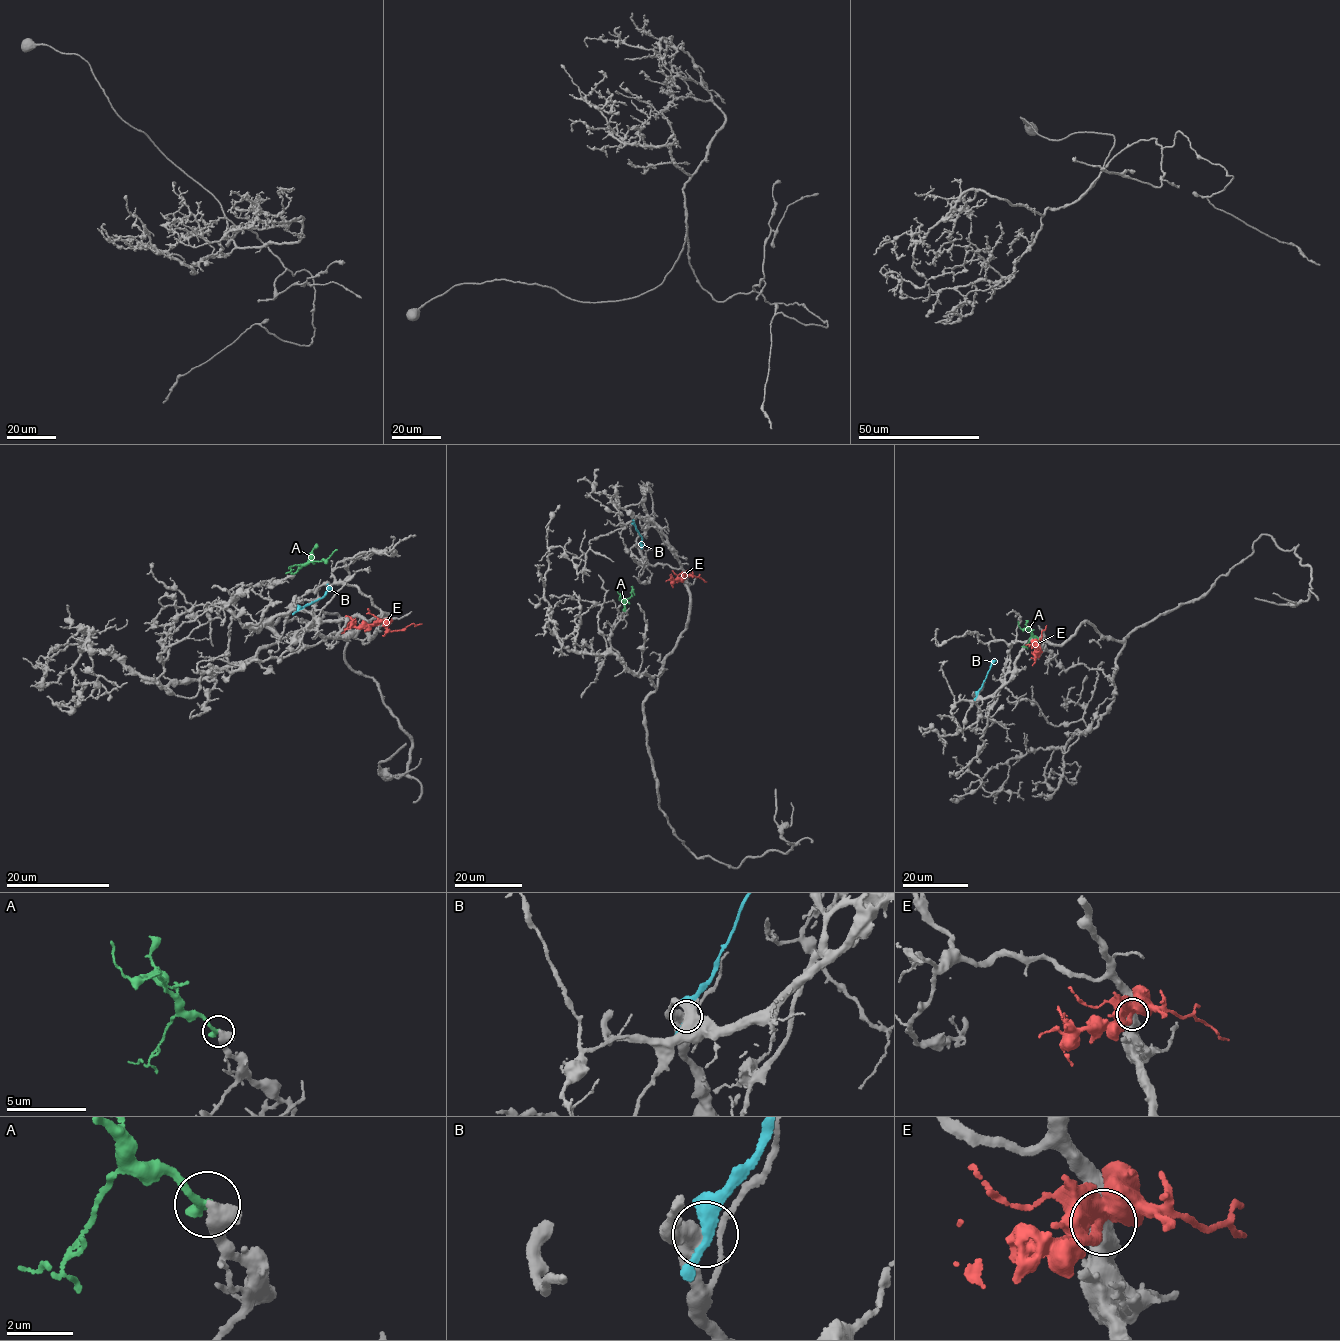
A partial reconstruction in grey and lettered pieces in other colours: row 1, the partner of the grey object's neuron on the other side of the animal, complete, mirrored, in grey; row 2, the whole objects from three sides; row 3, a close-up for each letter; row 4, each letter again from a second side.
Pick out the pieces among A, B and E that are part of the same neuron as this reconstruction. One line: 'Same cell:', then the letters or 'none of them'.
Same cell: none of them

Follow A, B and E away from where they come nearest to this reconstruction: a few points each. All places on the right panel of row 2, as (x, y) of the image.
A: (1040, 640), (1027, 628), (1021, 628), (1017, 621)
B: (976, 695), (995, 660)
E: (1036, 641), (1040, 643), (1041, 631), (1046, 625)

